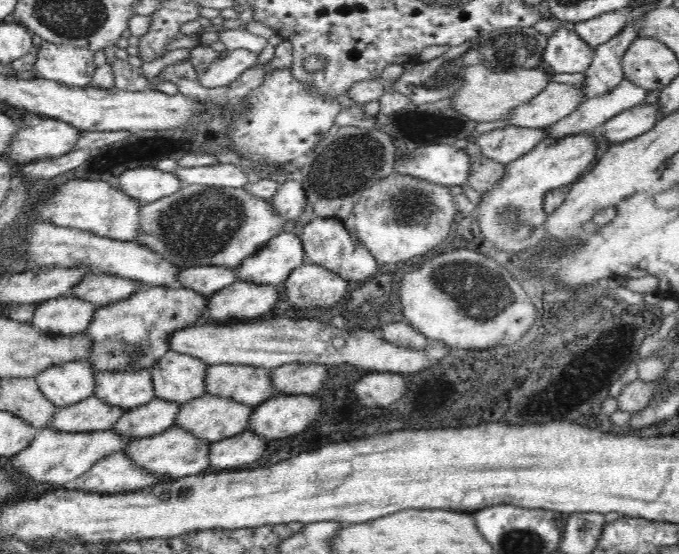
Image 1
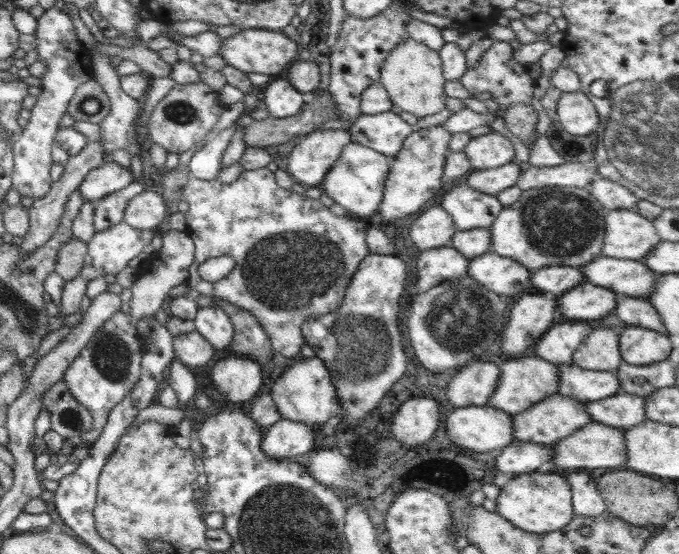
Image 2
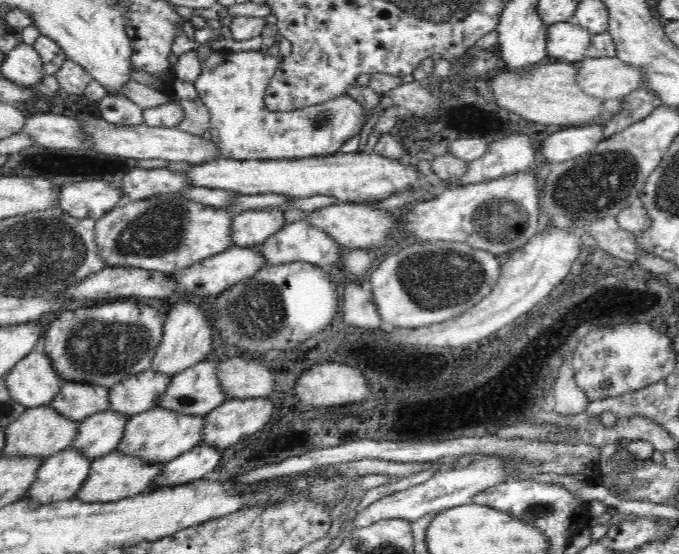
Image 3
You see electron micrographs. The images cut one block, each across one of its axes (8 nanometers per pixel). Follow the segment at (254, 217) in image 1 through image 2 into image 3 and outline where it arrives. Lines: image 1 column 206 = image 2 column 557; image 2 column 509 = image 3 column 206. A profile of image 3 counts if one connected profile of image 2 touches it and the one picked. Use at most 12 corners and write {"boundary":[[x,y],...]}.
{"boundary":[[179,193],[98,219],[106,267],[171,274],[232,246],[224,208]]}

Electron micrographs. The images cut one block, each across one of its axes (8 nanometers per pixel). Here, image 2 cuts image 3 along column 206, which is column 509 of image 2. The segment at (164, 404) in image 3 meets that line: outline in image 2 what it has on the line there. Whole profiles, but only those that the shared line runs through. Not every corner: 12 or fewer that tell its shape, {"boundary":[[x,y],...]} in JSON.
{"boundary":[[504,361],[487,405],[512,417],[559,392],[557,366]]}

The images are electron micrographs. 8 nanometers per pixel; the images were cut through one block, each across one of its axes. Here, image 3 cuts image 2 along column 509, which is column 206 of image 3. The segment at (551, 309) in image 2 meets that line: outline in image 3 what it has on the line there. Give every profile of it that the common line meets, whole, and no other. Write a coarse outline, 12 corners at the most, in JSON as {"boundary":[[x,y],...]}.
{"boundary":[[196,304],[166,312],[150,369],[173,377],[207,359],[214,332]]}

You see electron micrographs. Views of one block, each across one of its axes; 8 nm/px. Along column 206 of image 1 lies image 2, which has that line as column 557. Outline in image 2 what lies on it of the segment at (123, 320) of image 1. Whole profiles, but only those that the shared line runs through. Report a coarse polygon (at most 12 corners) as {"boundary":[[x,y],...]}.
{"boundary":[[586,280],[556,297],[579,322],[615,312],[618,295]]}

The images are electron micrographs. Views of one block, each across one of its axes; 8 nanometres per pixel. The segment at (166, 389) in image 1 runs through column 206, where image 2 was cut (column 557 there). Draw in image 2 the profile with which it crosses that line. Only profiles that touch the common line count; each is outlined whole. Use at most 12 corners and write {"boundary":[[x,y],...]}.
{"boundary":[[556,364],[559,392],[584,404],[621,392],[612,371]]}

